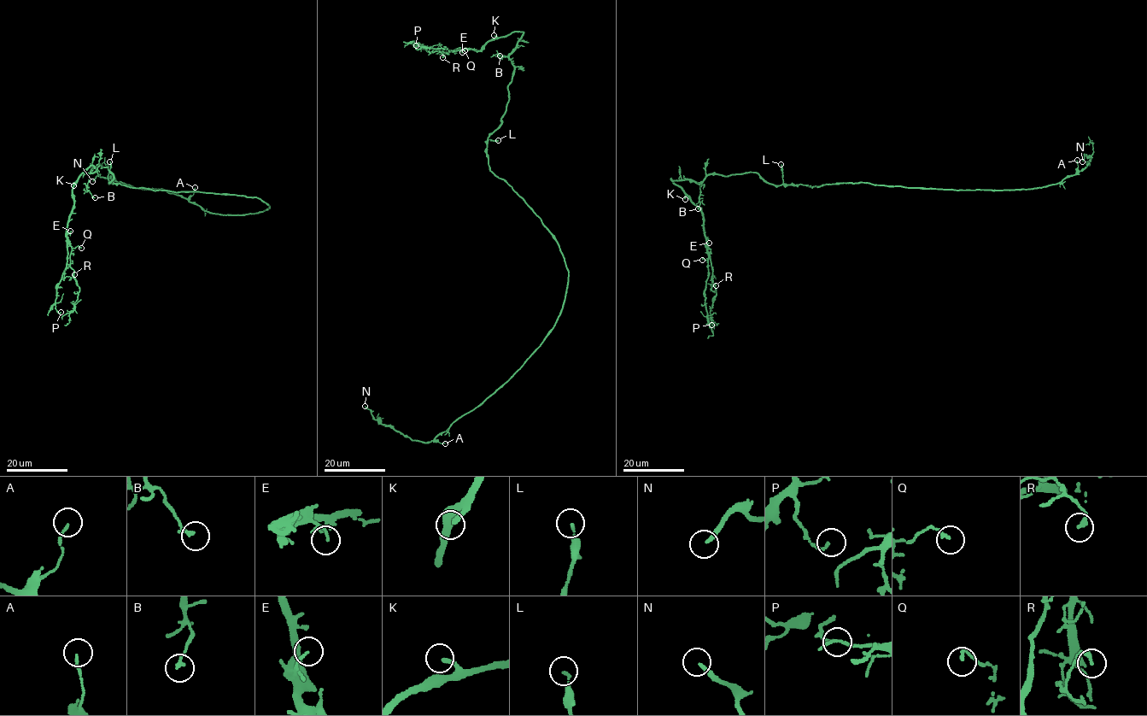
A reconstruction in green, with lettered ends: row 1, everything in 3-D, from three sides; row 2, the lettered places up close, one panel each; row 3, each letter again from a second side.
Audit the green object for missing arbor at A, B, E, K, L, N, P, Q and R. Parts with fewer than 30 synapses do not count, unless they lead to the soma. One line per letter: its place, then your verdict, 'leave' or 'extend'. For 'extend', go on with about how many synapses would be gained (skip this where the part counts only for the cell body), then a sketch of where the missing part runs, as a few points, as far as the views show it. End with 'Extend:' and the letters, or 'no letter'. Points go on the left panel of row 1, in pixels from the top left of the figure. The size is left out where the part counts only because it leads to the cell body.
A: (195, 187) | leave
B: (95, 197) | leave
E: (70, 231) | leave
K: (73, 185) | extend | (73, 185), (59, 243), (35, 272), (38, 276), (33, 285), (21, 295), (25, 284), (20, 269)
L: (109, 161) | leave
N: (92, 181) | extend | 60 syn | (92, 181), (86, 177), (82, 167), (75, 187), (72, 217), (66, 227), (64, 243), (58, 250)
P: (61, 312) | leave
Q: (81, 248) | leave
R: (74, 274) | leave
Extend: K, N

